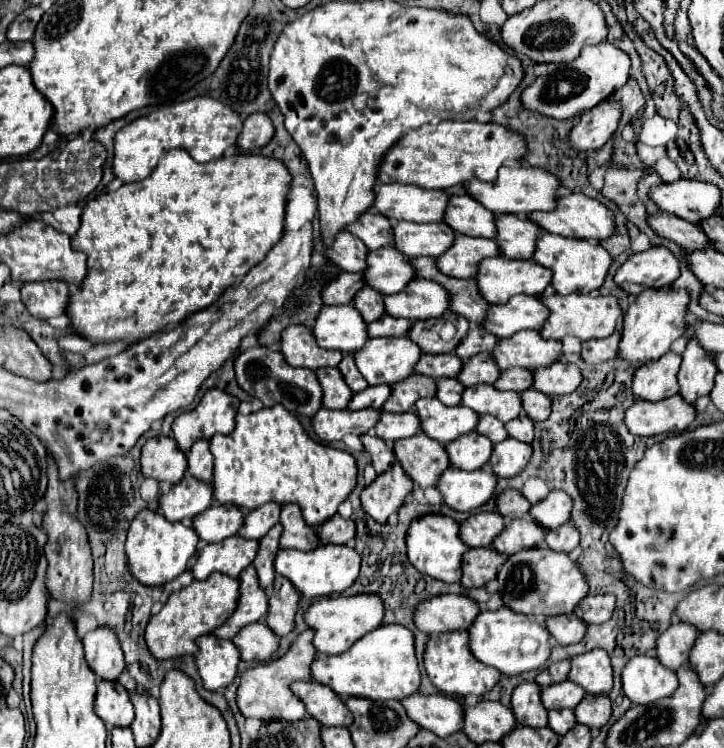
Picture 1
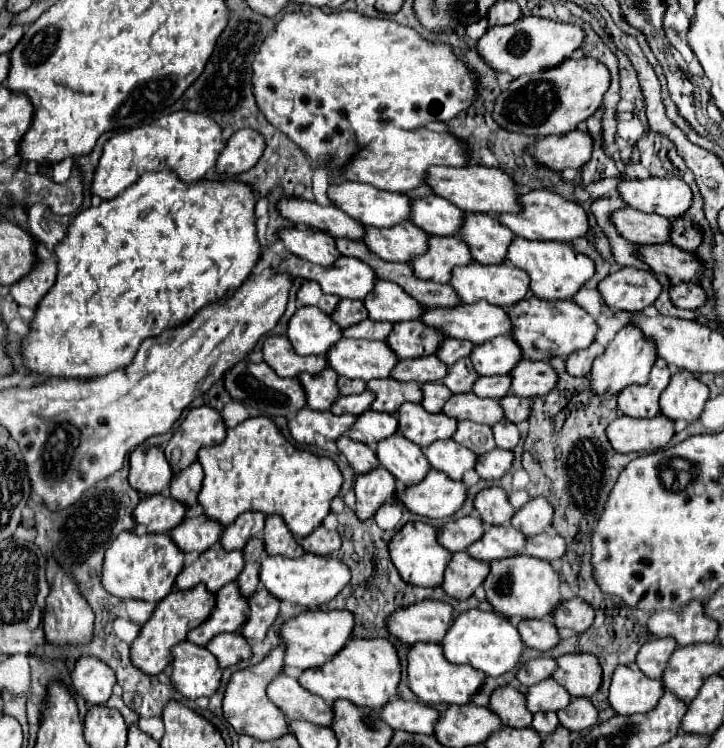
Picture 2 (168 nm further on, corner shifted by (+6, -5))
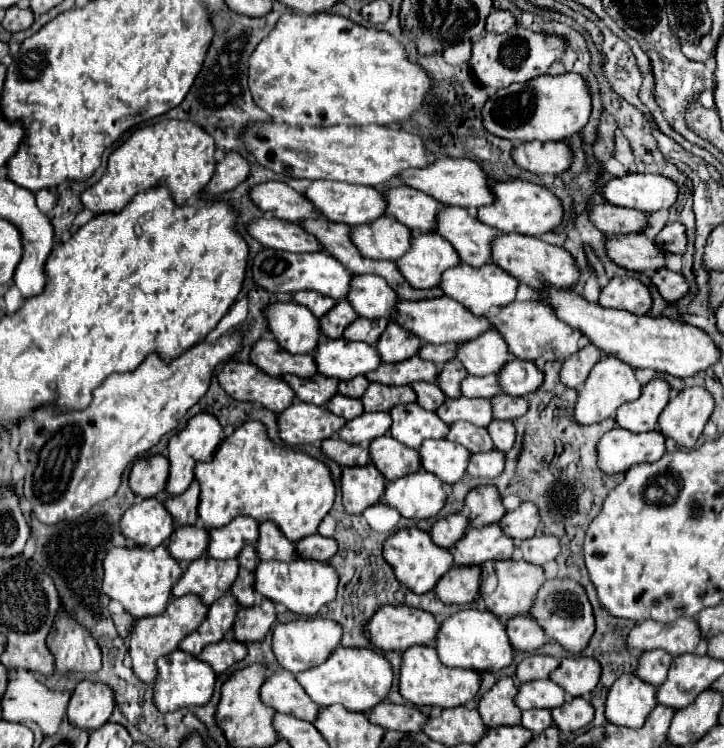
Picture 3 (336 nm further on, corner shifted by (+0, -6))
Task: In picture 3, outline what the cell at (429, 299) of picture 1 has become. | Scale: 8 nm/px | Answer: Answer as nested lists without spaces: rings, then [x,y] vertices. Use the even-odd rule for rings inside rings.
[[[362,274],[354,276],[354,284],[350,290],[350,304],[354,310],[370,320],[376,318],[392,318],[394,308],[398,304],[398,294],[382,280],[382,276]]]

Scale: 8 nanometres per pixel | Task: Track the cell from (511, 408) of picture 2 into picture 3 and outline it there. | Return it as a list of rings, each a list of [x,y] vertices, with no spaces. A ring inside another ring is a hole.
[[[498,394],[492,400],[492,408],[494,408],[494,416],[496,420],[516,420],[520,416],[526,414],[528,410],[528,400],[526,398],[514,398],[508,394]]]

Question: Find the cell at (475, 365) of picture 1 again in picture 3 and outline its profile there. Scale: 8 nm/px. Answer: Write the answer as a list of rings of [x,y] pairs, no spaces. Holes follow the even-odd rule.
[[[450,360],[450,364],[442,364],[440,368],[440,376],[438,376],[438,382],[440,382],[440,388],[442,392],[448,396],[448,398],[458,398],[462,396],[462,390],[460,390],[460,384],[462,380],[468,376],[466,368],[462,364],[458,364],[458,360]]]

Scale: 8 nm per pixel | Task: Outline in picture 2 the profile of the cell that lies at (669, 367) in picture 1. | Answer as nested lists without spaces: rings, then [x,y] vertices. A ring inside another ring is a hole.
[[[652,367],[650,379],[646,385],[630,385],[618,395],[618,411],[634,419],[650,419],[658,415],[658,397],[670,383],[668,367]]]

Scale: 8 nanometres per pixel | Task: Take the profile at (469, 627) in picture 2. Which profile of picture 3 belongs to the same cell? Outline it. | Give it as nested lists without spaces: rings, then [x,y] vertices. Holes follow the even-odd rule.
[[[474,608],[456,612],[442,622],[436,636],[436,652],[450,668],[470,668],[478,672],[498,672],[514,662],[514,648],[506,634],[506,626],[492,612],[478,612]]]

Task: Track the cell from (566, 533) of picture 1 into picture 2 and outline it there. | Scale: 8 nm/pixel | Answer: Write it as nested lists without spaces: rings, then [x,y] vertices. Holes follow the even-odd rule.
[[[540,533],[540,535],[534,535],[534,537],[528,537],[528,543],[526,543],[526,549],[524,553],[530,555],[530,557],[536,557],[536,559],[544,559],[544,561],[552,561],[552,559],[558,559],[562,557],[566,551],[566,543],[560,535],[546,535],[546,533]]]

